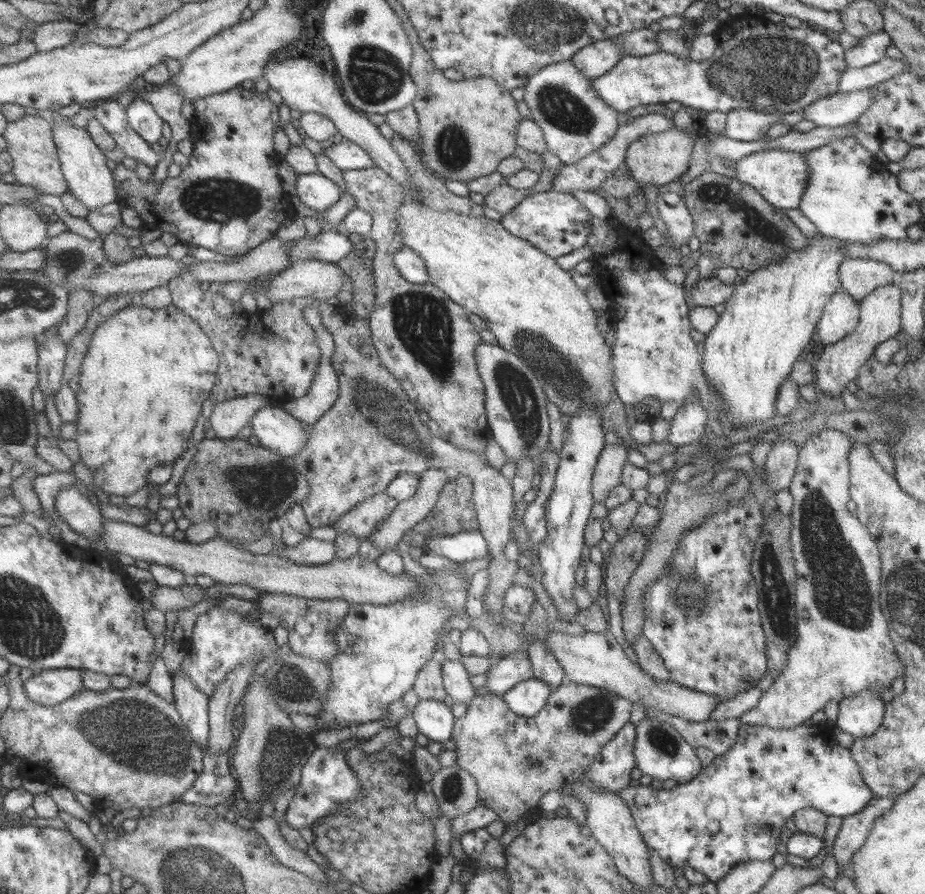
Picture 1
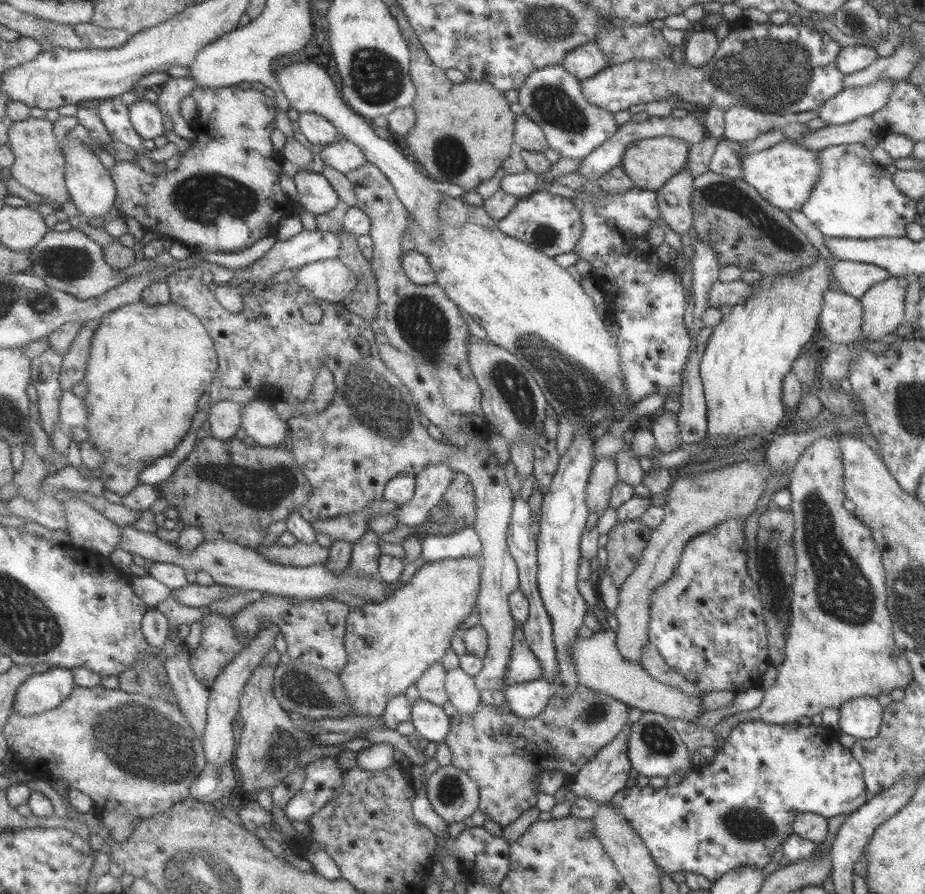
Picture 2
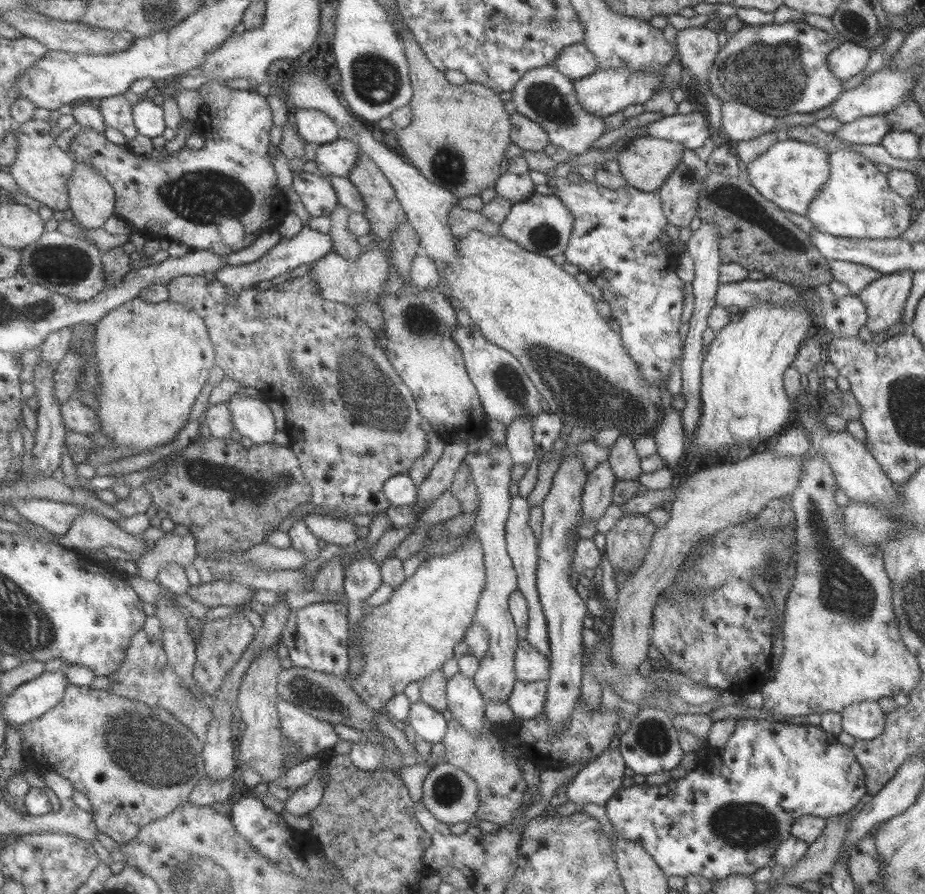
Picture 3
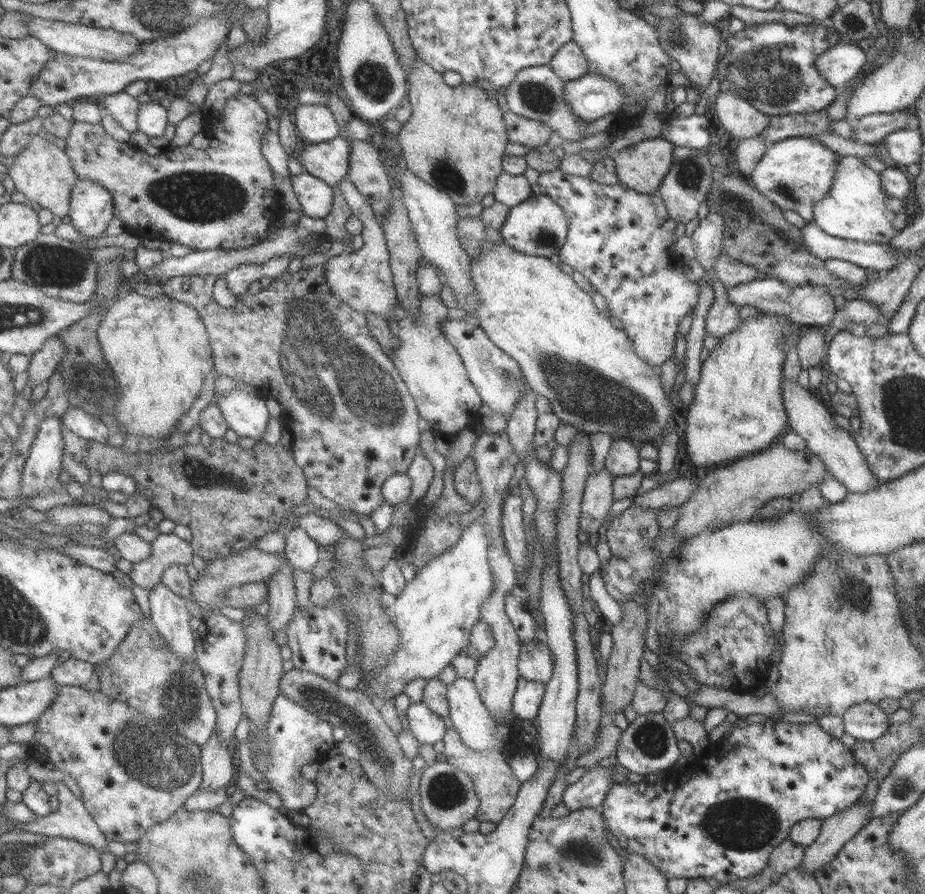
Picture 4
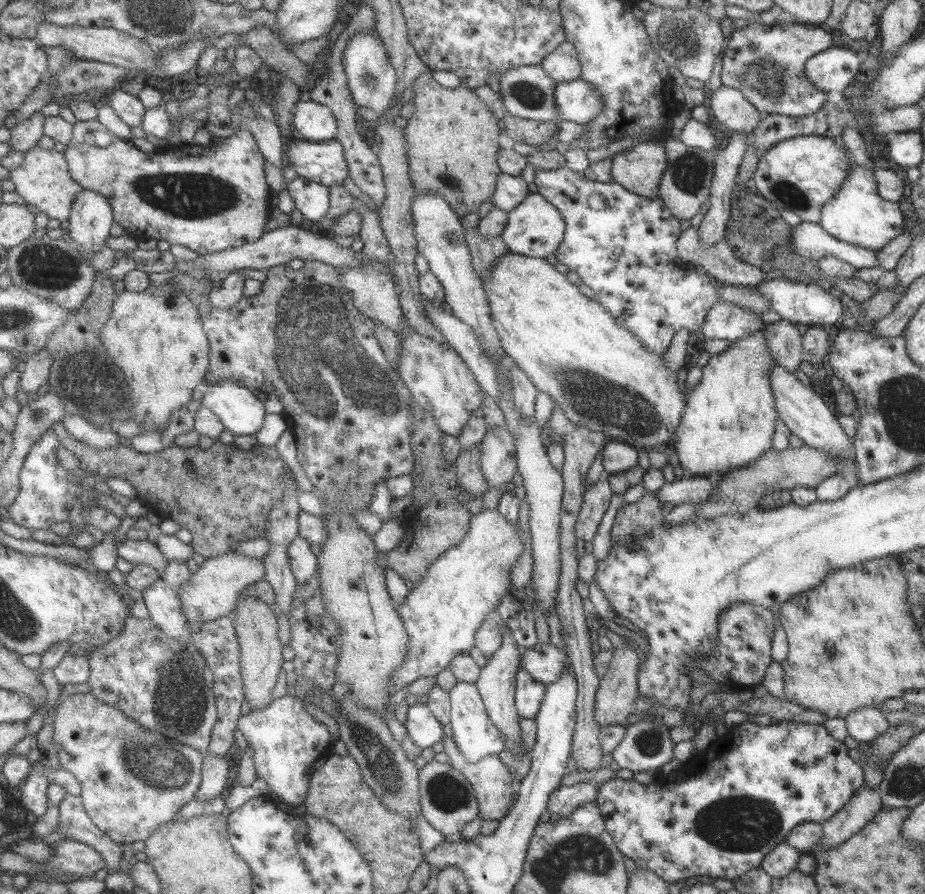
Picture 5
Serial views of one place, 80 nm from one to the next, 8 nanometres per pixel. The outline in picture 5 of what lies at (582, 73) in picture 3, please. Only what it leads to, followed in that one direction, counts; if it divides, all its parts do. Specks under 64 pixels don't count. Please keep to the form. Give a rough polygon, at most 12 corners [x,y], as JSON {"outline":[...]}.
{"outline":[[561,42],[540,65],[556,83],[580,73],[575,48]]}

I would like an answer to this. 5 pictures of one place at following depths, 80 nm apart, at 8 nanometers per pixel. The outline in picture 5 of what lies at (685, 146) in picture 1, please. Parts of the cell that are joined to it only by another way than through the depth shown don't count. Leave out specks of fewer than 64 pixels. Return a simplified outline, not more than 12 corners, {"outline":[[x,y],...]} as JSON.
{"outline":[[640,143],[610,157],[613,182],[658,196],[667,161],[662,143]]}

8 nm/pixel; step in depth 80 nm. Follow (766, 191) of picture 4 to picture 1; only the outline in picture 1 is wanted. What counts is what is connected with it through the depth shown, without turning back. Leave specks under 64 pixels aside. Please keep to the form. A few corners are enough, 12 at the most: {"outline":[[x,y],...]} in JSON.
{"outline":[[802,153],[742,156],[735,178],[771,206],[798,208],[808,179]]}

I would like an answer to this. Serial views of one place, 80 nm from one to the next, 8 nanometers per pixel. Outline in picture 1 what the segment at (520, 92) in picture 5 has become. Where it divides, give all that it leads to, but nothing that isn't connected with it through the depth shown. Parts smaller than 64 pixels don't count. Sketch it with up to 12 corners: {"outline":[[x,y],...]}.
{"outline":[[569,60],[522,86],[546,150],[565,165],[619,128]]}

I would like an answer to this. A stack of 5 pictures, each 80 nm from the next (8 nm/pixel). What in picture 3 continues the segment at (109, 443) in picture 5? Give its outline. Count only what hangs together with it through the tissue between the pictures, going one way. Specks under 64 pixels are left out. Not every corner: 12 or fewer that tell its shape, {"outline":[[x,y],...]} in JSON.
{"outline":[[73,397],[62,405],[66,428],[102,432],[97,411]]}

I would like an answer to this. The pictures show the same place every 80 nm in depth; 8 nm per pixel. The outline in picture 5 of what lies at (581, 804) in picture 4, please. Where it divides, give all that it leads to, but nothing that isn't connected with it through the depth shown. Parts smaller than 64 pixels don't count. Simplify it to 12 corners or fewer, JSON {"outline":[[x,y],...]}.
{"outline":[[595,782],[561,786],[549,794],[548,813],[567,818],[596,800]]}

